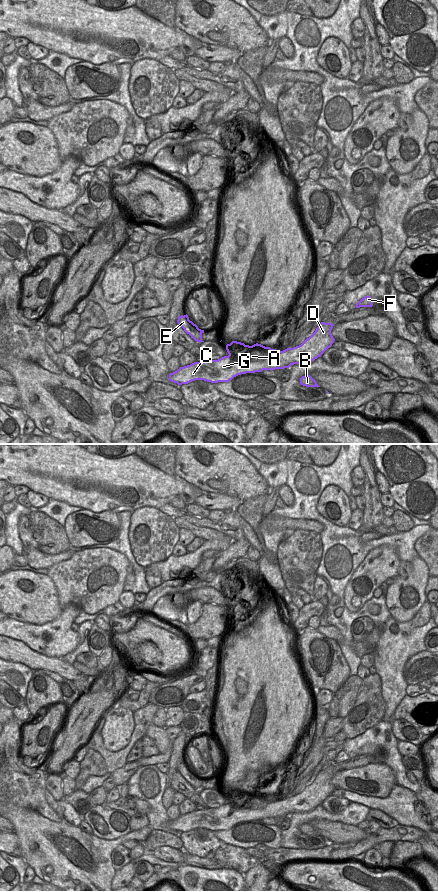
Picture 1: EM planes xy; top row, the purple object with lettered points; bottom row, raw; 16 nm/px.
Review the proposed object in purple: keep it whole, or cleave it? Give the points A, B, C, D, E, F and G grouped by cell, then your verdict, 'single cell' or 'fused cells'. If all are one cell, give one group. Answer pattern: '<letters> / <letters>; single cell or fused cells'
A B E / C D F G; fused cells

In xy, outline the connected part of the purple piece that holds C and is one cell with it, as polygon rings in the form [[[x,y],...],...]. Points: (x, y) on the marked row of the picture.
[[[321,322],[315,332],[301,345],[287,348],[277,355],[270,355],[267,359],[254,362],[246,360],[245,355],[229,354],[218,360],[194,362],[180,367],[169,374],[169,380],[178,385],[195,380],[211,383],[229,382],[241,374],[284,369],[294,364],[307,364],[321,357],[332,346],[335,341],[331,334],[333,326],[333,323]]]

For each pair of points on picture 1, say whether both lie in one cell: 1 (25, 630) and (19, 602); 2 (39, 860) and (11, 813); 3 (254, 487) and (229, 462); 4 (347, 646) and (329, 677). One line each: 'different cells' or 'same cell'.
1: different cells
2: same cell
3: same cell
4: different cells

